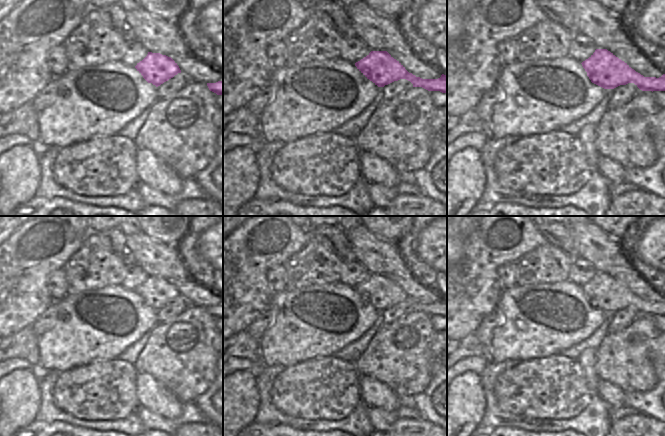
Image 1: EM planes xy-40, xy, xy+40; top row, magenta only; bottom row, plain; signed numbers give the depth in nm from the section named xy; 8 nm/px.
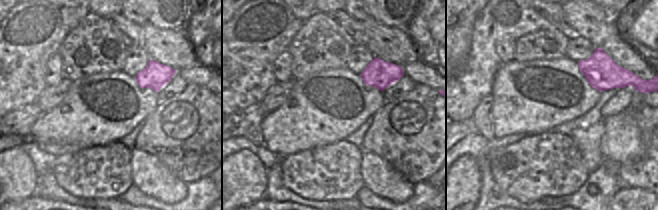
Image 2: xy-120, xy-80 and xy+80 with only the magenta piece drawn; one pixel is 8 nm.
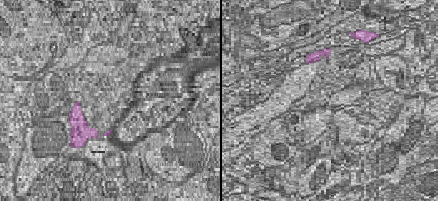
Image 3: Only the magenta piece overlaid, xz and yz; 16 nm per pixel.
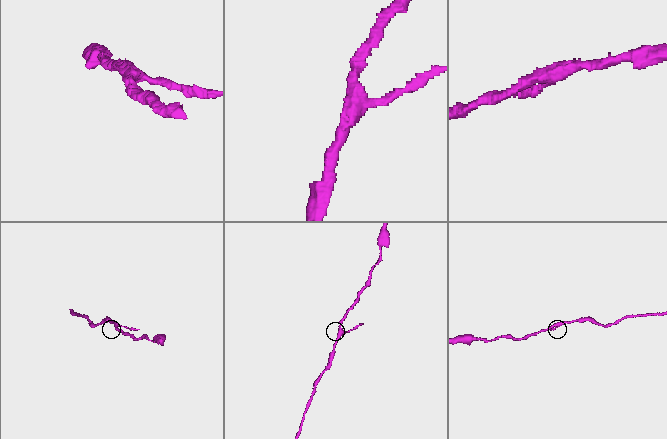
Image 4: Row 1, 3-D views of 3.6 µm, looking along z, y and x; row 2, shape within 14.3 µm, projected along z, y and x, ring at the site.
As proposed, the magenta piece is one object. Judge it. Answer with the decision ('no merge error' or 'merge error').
merge error

